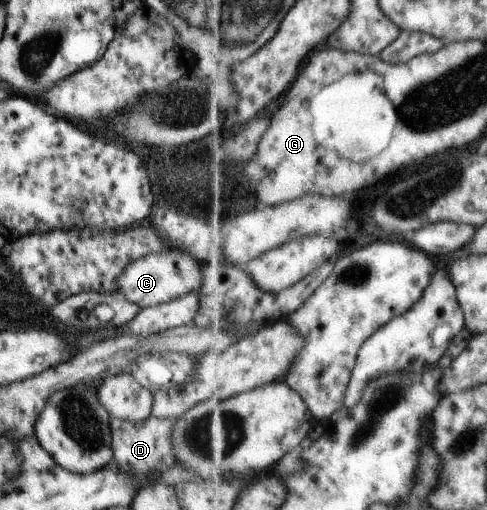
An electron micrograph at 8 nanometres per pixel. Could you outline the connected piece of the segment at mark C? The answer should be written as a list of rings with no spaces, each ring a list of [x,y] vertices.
[[[169,250],[163,254],[148,254],[130,262],[120,273],[117,292],[140,308],[152,307],[184,294],[200,290],[201,266],[183,250]]]

